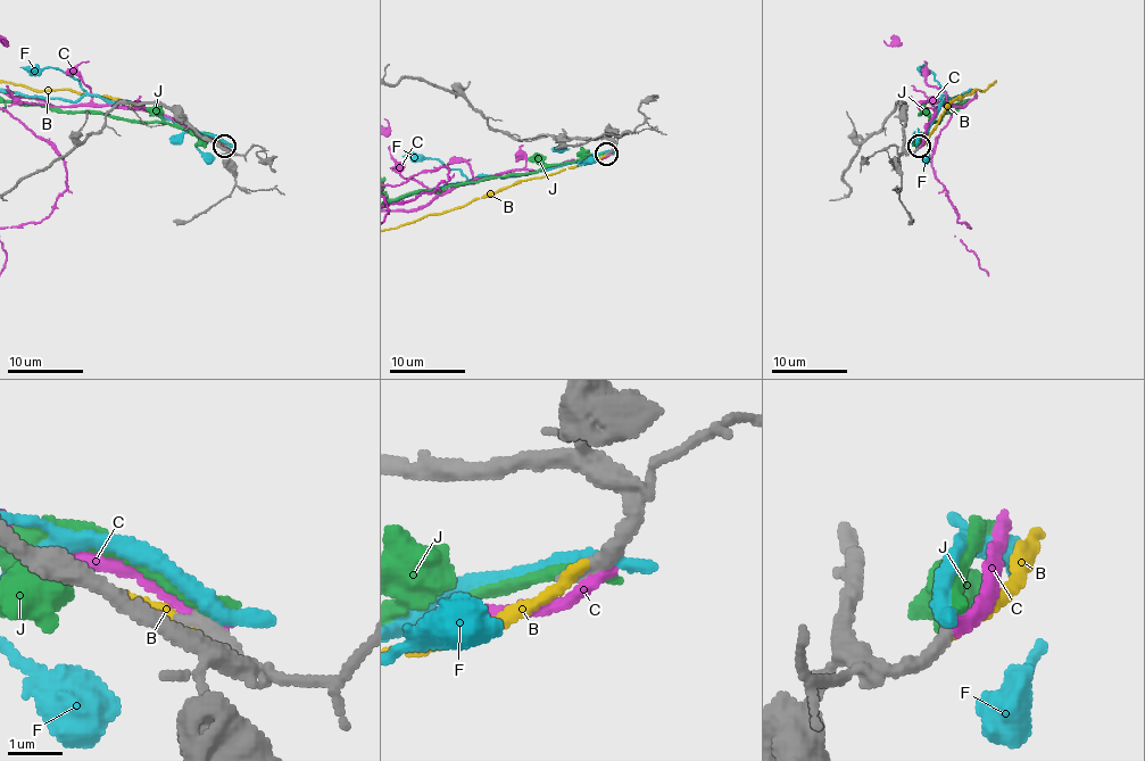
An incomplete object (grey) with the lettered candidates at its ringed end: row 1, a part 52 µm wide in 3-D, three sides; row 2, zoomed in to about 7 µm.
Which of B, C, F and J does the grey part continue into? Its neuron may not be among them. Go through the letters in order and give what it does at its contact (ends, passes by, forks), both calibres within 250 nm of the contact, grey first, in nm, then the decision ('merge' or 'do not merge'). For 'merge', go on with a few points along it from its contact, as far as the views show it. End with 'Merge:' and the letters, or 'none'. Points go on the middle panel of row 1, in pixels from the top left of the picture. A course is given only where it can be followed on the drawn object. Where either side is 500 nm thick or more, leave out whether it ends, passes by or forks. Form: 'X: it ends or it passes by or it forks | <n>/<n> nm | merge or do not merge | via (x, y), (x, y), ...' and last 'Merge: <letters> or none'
B: it ends | 320/220 nm | do not merge
C: it ends | 340/280 nm | do not merge
F: it ends | 360/400 nm | do not merge
J: it ends | 320/320 nm | do not merge
Merge: none

